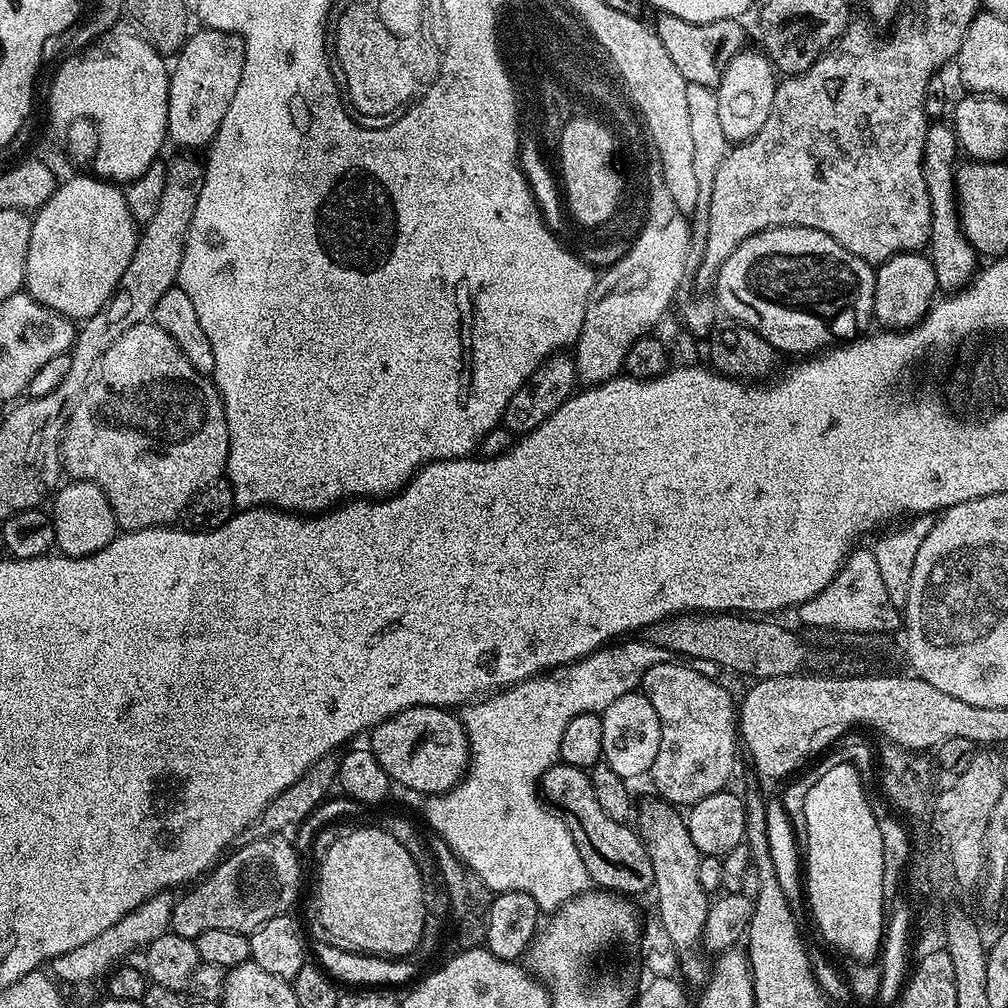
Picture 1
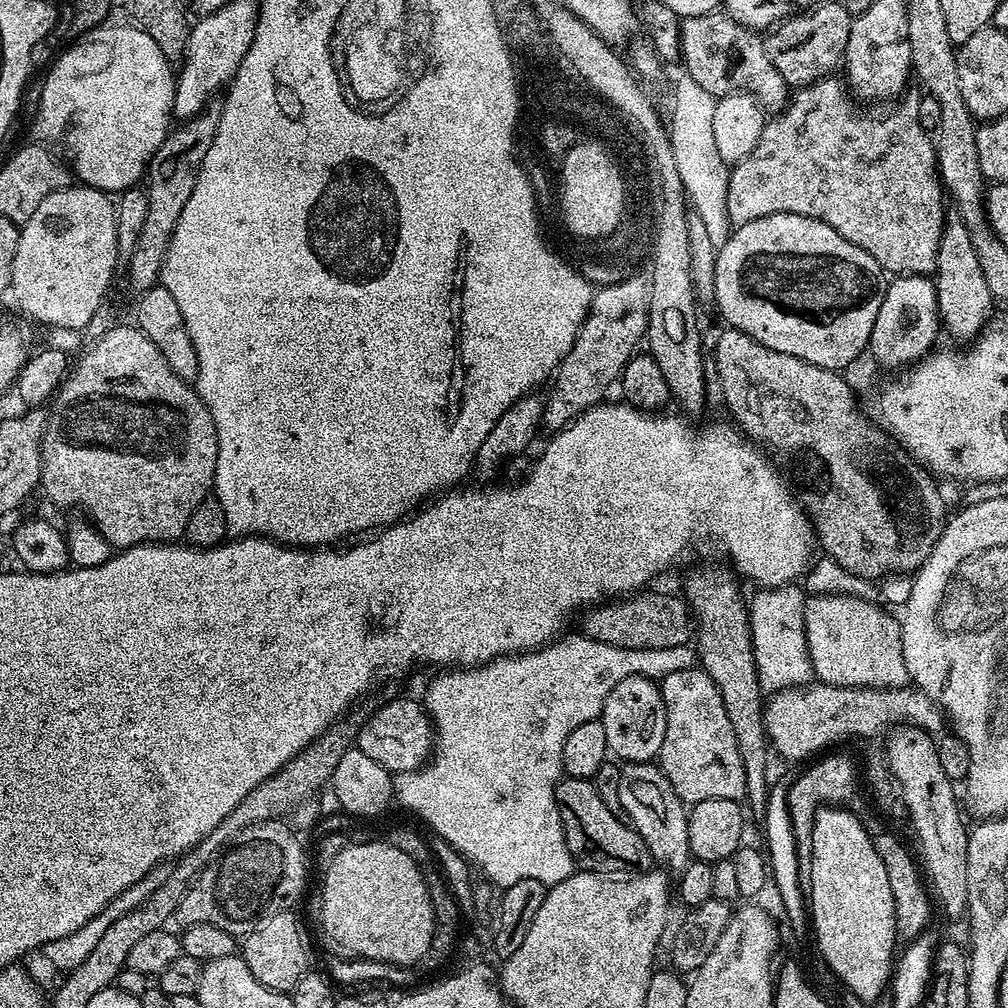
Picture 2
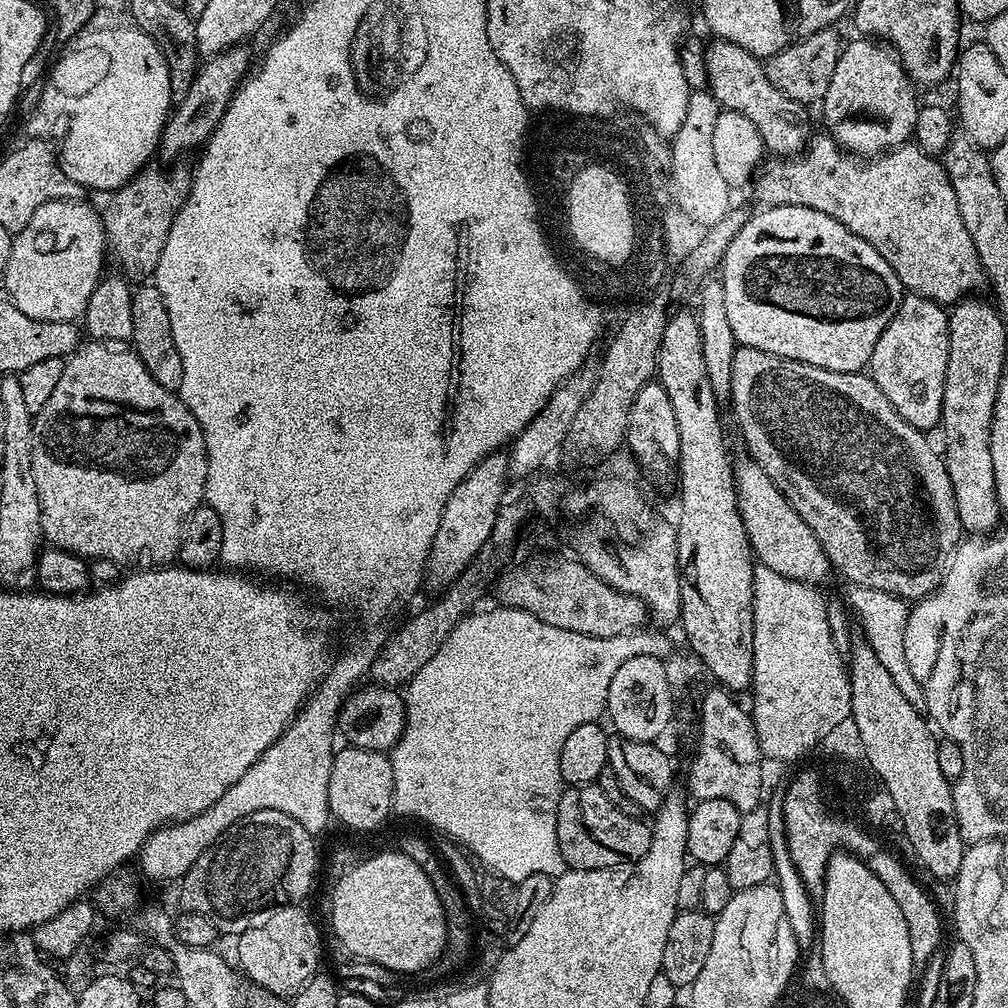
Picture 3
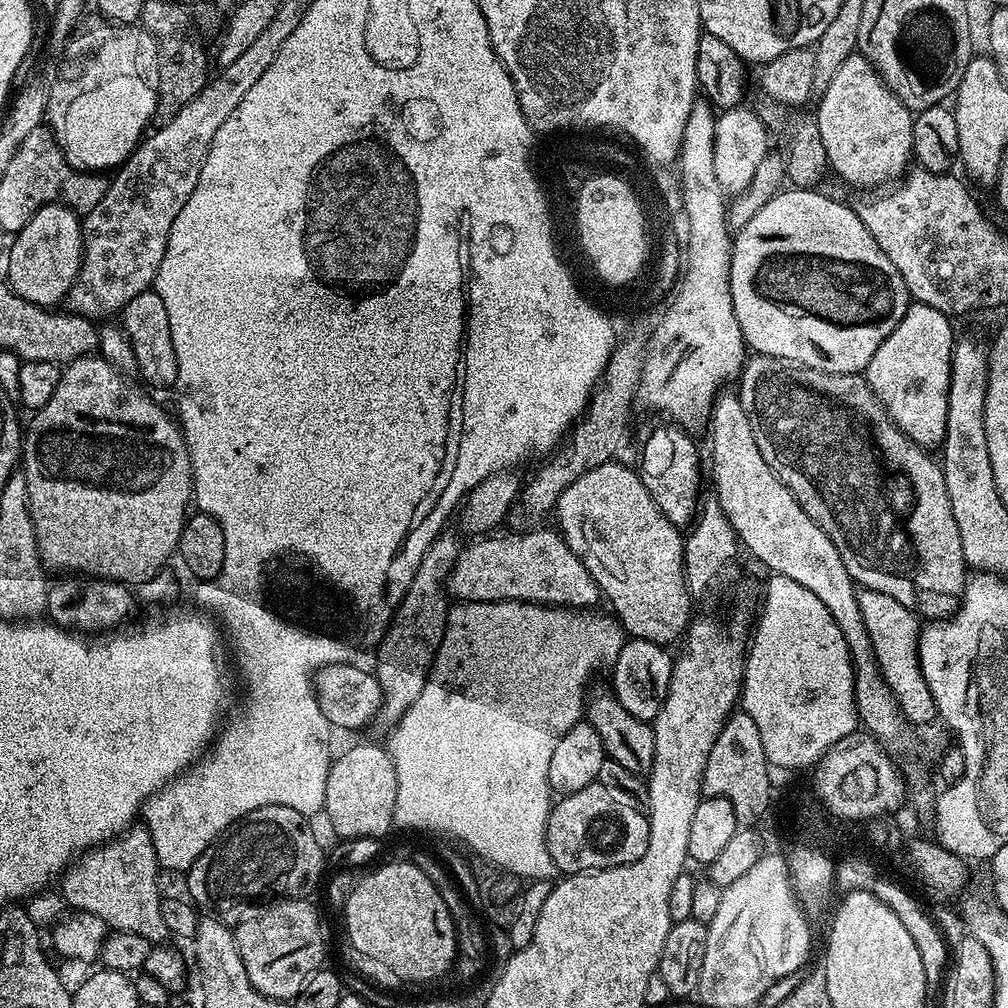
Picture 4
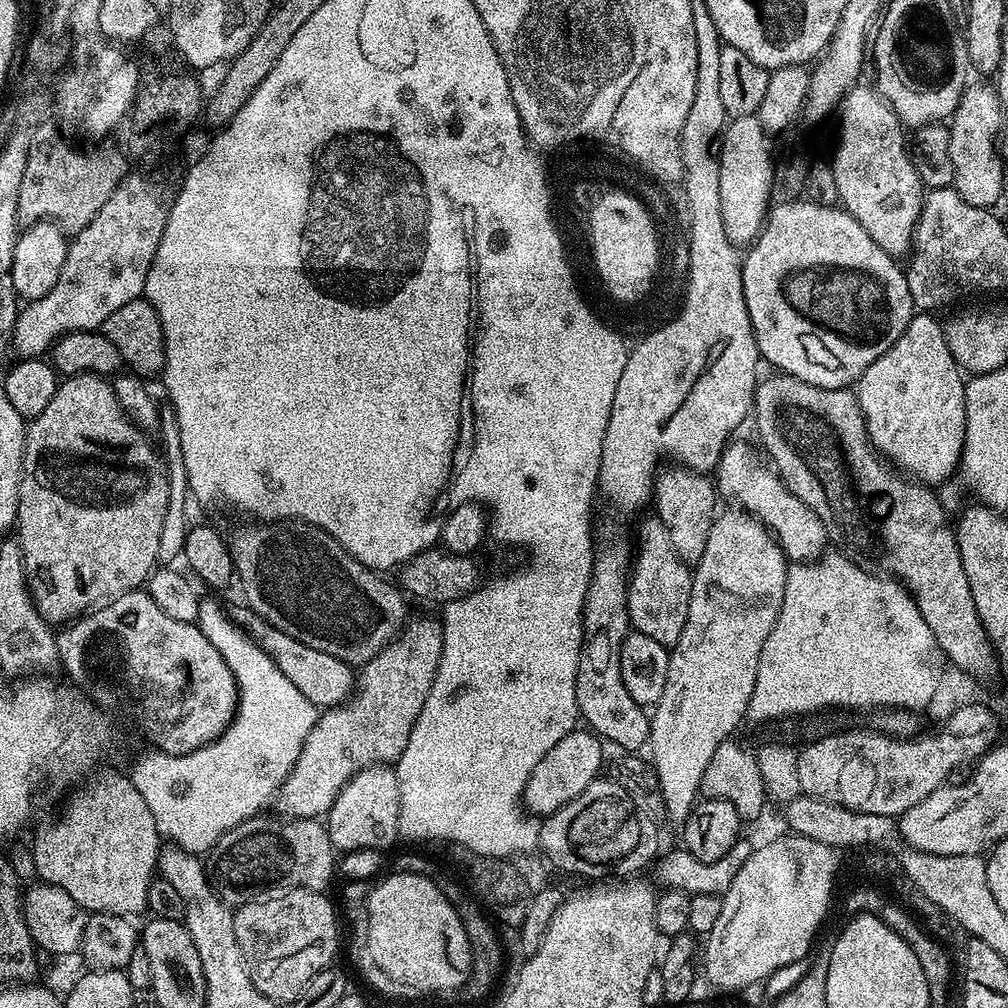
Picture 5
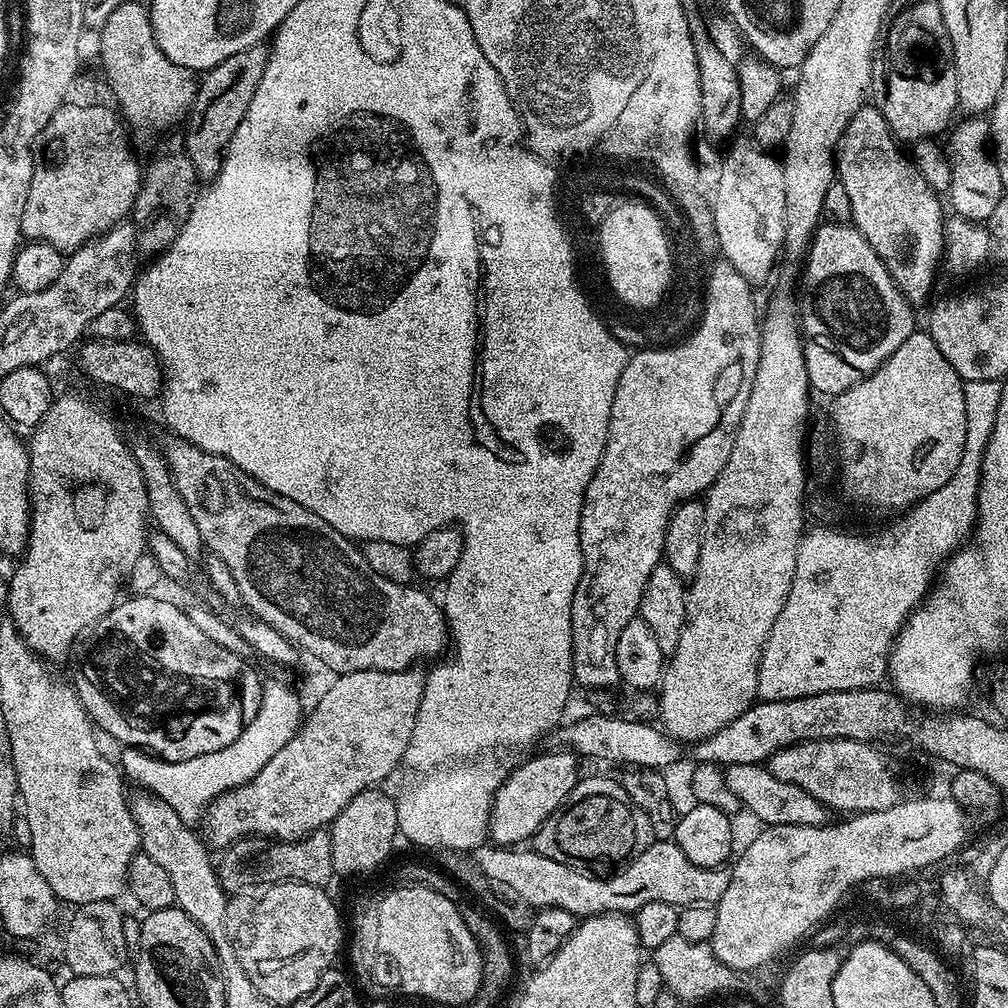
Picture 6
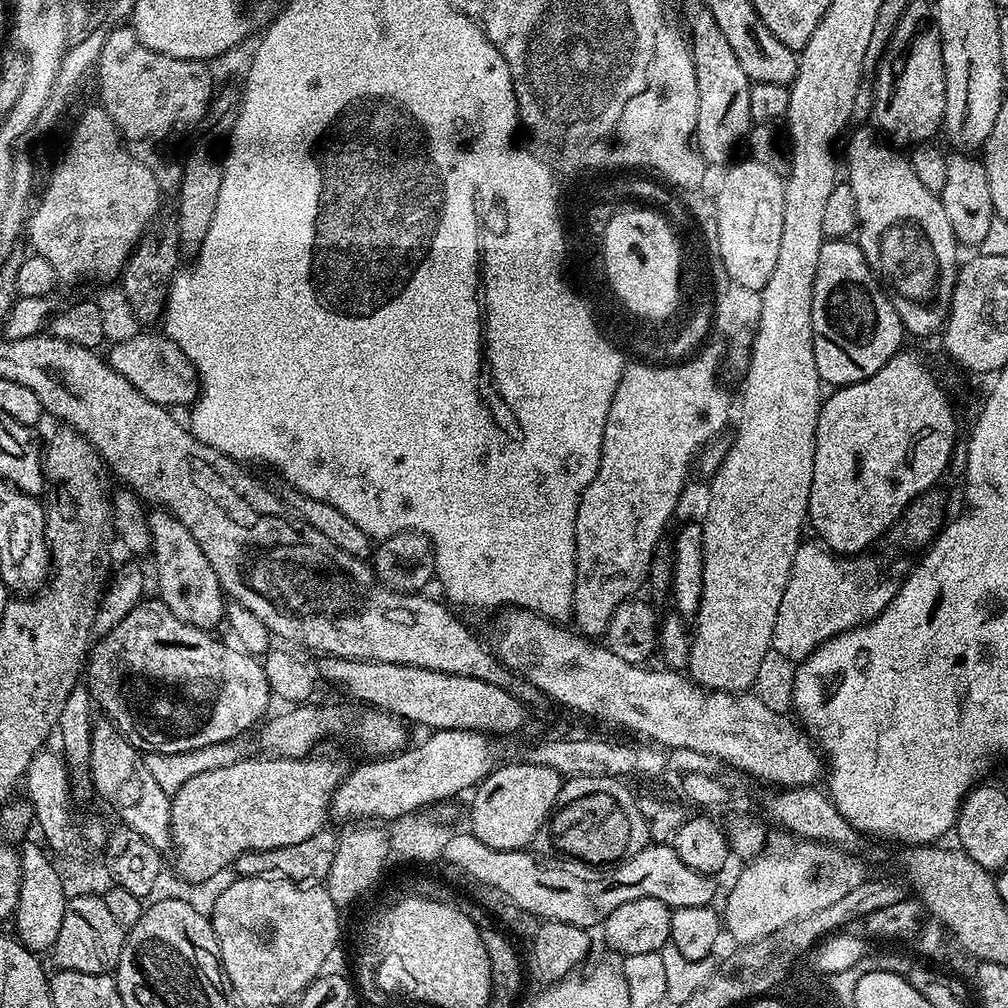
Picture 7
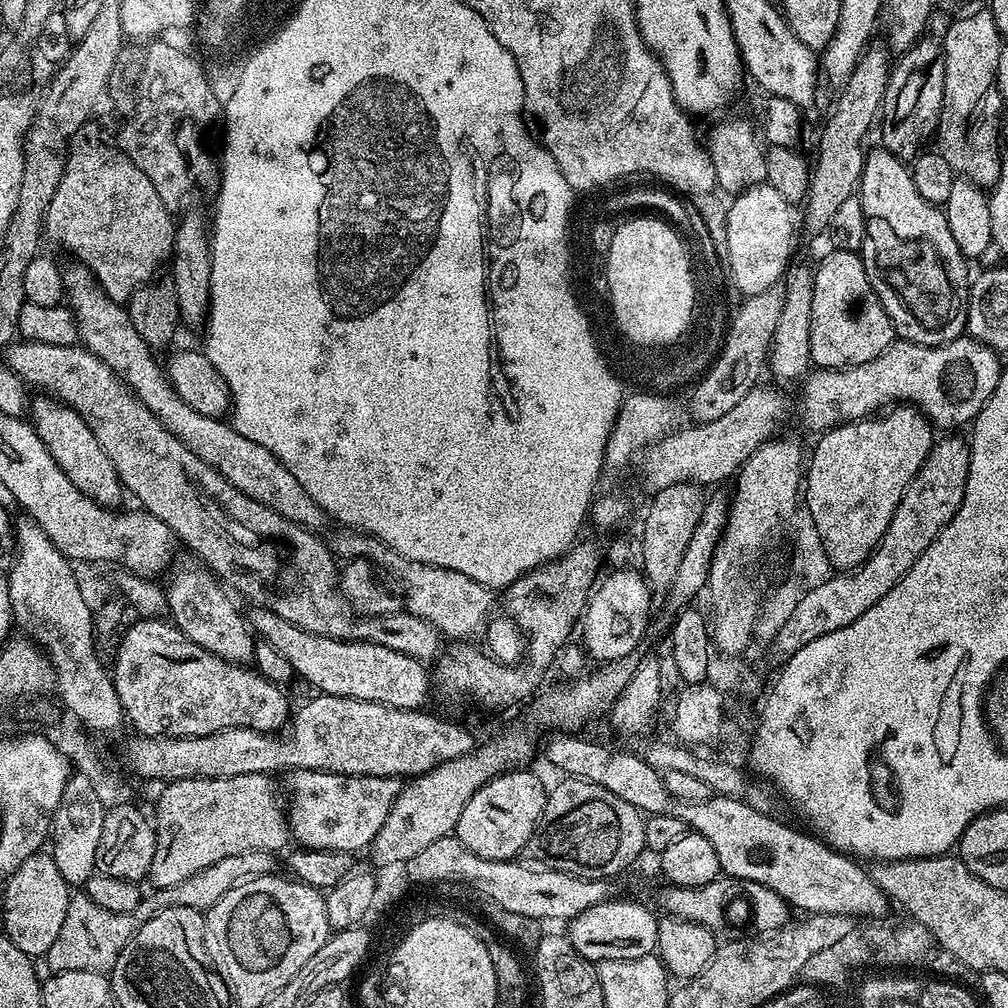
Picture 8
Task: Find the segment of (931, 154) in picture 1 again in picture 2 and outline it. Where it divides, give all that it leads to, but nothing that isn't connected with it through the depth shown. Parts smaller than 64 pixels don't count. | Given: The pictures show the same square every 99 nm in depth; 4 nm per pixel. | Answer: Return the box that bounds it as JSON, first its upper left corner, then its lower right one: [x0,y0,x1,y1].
[934,210,994,341]

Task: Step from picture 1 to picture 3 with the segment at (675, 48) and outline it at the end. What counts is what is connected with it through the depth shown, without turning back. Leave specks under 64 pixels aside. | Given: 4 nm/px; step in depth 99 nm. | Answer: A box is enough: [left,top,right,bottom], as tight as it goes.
[704,38,814,158]

